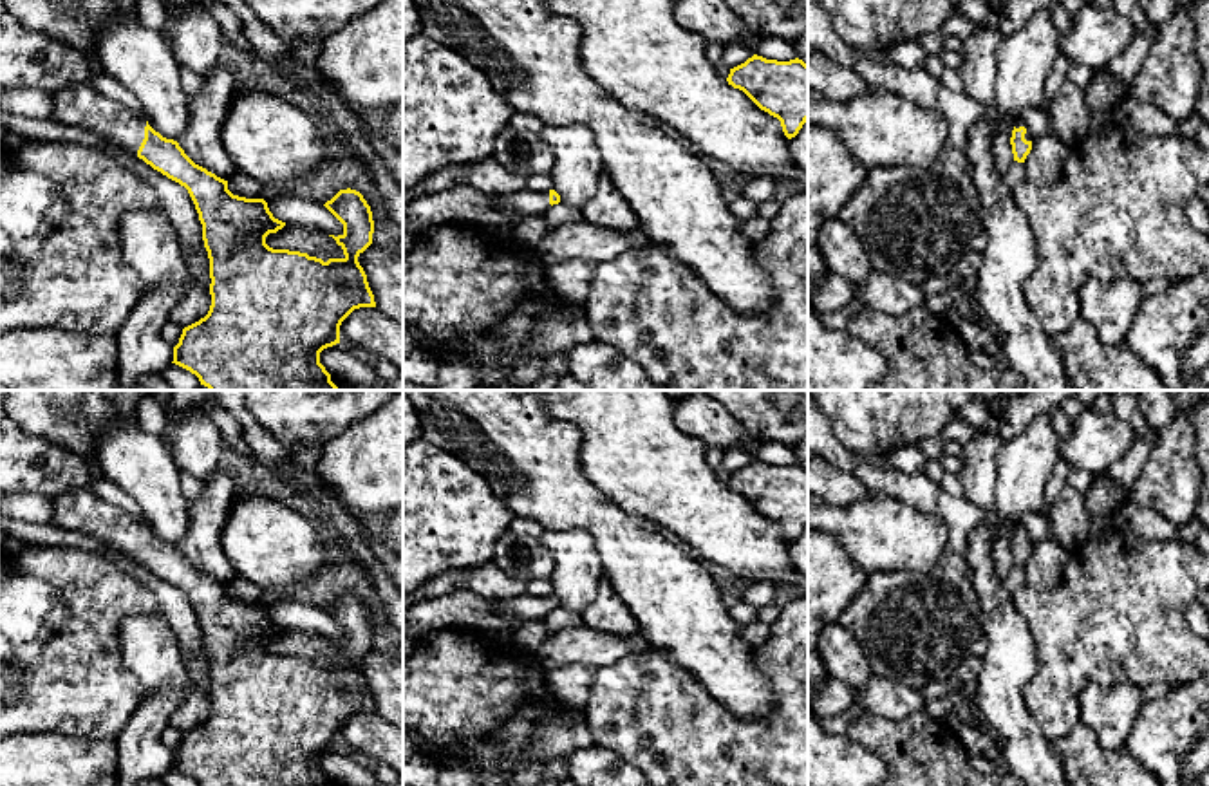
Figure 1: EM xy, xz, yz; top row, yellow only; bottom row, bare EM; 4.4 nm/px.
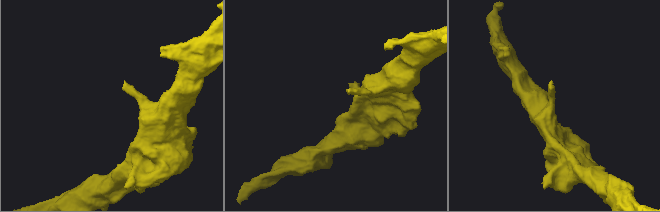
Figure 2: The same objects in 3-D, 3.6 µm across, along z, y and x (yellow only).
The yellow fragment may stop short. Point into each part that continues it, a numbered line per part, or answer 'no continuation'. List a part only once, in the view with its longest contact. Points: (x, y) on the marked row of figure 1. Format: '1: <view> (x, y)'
1: xy (82, 105)

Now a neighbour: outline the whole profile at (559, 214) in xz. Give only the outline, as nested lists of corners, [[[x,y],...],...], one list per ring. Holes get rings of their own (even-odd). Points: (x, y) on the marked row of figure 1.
[[[564,202],[549,206],[549,210],[544,211],[542,217],[549,228],[566,224],[566,222],[582,222],[584,220],[582,208],[575,208],[575,206],[569,206]]]

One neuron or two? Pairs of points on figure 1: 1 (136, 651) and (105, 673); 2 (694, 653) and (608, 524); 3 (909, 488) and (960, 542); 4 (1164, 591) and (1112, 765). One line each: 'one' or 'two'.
1: two
2: one
3: one
4: two

